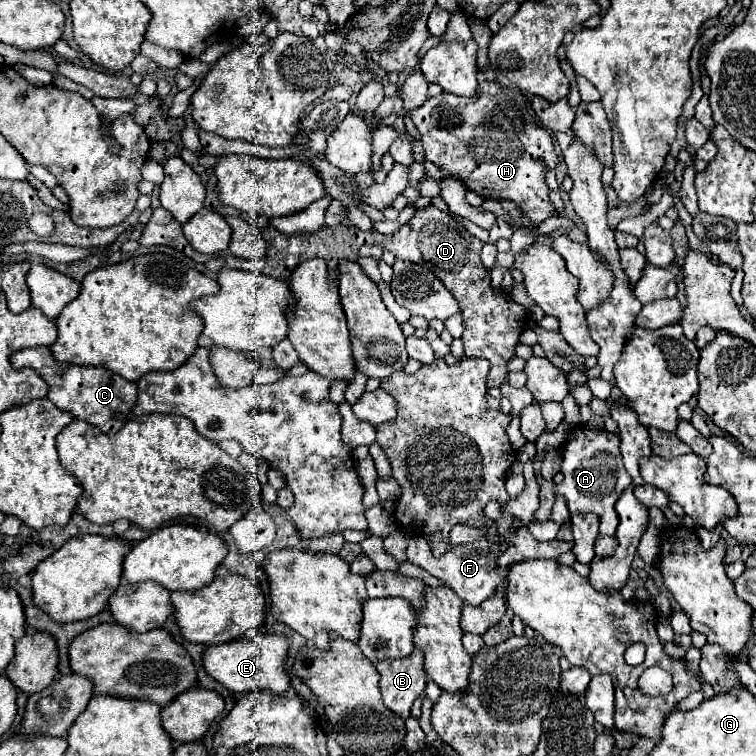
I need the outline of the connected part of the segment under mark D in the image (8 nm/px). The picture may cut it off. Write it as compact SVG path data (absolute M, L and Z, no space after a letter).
M437 207L417 211L411 223L403 225L391 237L377 235L375 241L381 243L383 249L391 251L397 259L431 267L431 271L459 301L465 327L465 357L487 359L491 363L487 387L501 387L507 381L507 363L515 357L515 347L519 345L519 335L525 329L525 315L529 315L529 311L523 305L509 299L505 293L497 293L491 287L491 275L479 259L483 243L475 235L471 235L461 223L457 223L449 213L443 213Z

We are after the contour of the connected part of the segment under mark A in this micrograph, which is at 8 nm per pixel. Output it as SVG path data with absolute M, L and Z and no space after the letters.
M579 425L573 429L573 439L563 443L563 465L561 473L565 475L565 481L561 485L555 485L555 493L565 495L569 511L581 513L581 511L593 511L601 517L601 533L603 535L615 535L619 517L615 513L615 503L629 487L629 473L623 467L621 451L619 451L619 437L609 431L591 431L585 425Z

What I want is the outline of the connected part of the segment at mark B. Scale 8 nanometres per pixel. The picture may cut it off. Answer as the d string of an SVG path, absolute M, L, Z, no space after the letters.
M415 647L413 655L403 659L379 661L377 671L381 675L379 687L385 707L407 719L413 701L425 691L427 685L421 651Z

